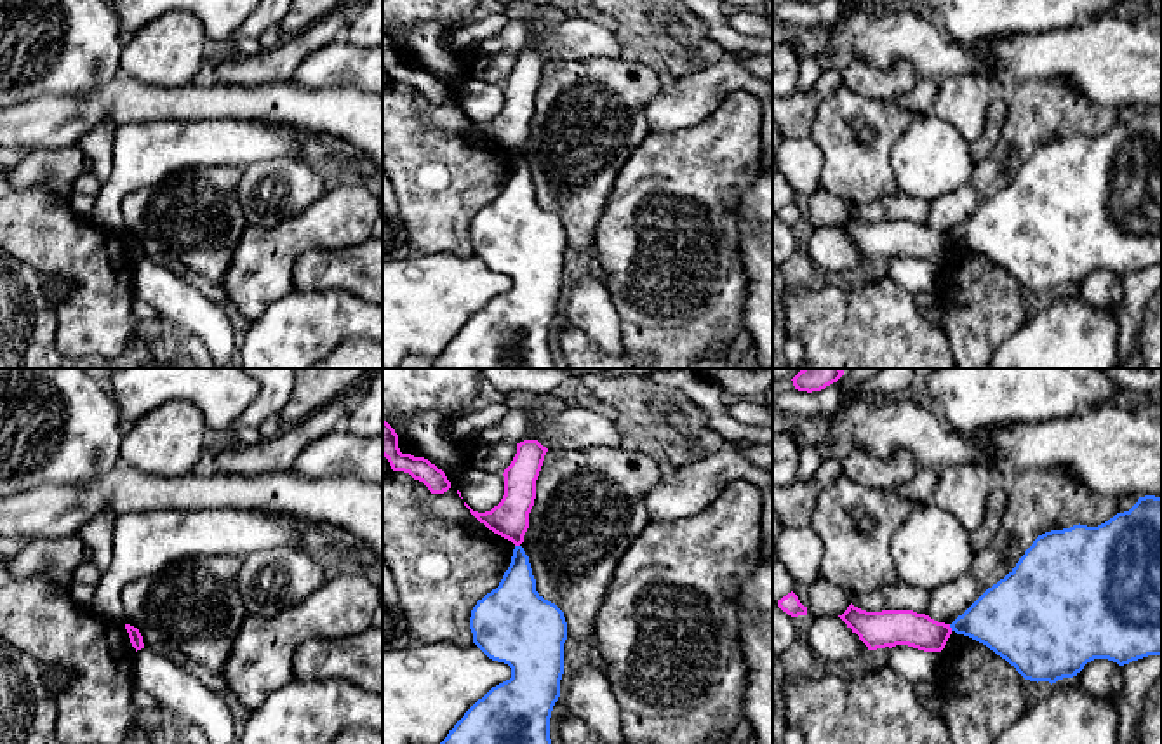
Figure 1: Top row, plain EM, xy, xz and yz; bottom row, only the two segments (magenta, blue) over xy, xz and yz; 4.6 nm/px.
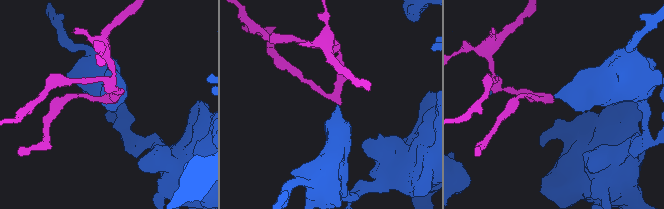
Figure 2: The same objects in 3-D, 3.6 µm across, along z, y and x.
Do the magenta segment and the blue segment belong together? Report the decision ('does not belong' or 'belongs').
does not belong

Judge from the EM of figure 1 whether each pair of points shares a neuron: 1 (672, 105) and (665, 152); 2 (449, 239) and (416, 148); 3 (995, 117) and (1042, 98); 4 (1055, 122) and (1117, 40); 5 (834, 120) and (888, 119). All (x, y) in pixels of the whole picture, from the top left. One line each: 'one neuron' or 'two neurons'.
1: two neurons
2: one neuron
3: two neurons
4: two neurons
5: one neuron

